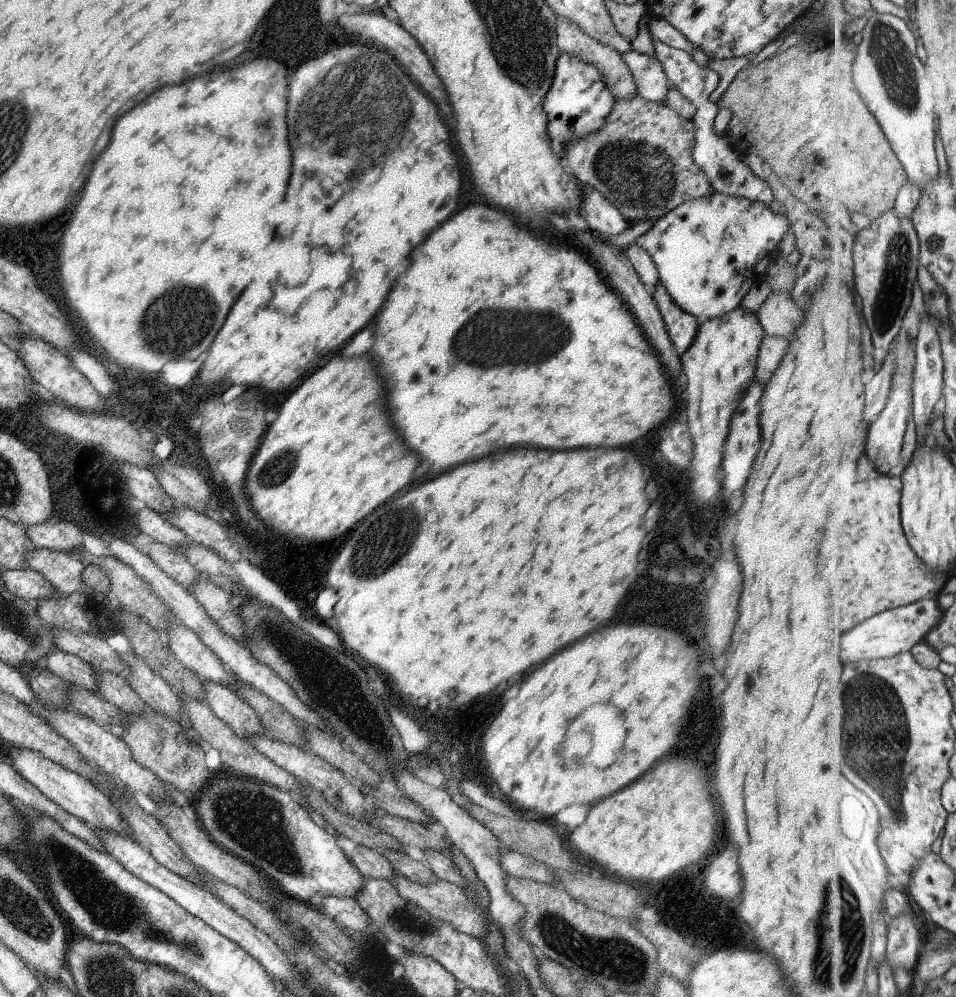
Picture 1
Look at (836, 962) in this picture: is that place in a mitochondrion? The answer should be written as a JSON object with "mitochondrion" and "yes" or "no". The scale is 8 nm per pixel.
{"mitochondrion":"yes"}

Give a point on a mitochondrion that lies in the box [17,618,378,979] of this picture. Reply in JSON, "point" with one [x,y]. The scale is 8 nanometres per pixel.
{"point":[114,907]}

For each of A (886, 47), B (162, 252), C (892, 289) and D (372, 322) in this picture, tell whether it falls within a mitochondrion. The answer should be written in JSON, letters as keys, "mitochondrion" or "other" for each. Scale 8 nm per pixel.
{"A":"mitochondrion","B":"other","C":"mitochondrion","D":"other"}

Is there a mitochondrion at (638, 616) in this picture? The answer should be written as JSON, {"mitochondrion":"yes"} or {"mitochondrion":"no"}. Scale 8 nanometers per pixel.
{"mitochondrion":"no"}

